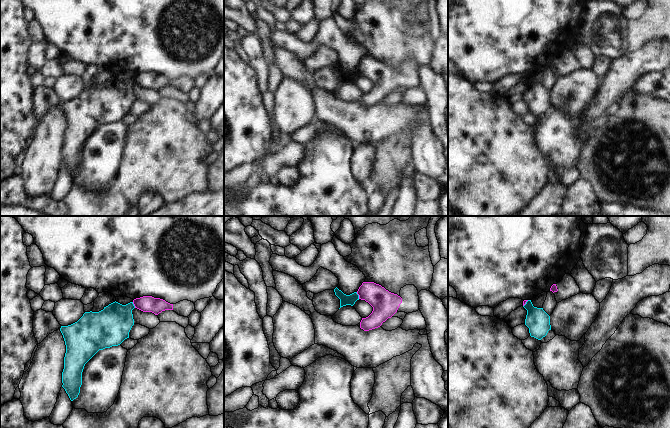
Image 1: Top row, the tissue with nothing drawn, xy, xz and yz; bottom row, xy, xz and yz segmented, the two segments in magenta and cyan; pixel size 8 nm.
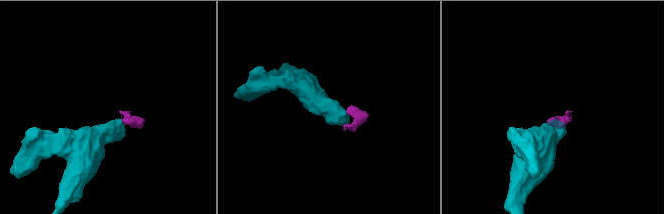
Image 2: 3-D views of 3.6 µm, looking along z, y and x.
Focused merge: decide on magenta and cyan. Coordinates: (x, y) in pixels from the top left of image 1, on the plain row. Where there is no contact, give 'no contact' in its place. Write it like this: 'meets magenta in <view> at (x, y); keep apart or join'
meets magenta in xz at (358, 70); keep apart

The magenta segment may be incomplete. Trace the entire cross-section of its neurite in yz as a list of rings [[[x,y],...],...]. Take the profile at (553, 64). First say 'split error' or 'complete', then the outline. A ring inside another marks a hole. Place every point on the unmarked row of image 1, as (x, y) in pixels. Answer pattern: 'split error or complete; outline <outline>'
split error; outline [[[565,50],[560,58],[551,62],[550,67],[554,69],[555,75],[559,79],[579,70],[580,64],[570,50]]]

